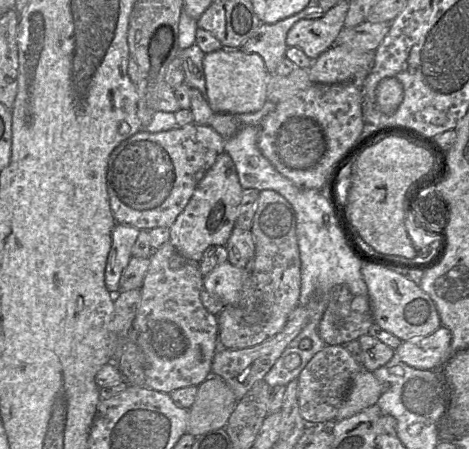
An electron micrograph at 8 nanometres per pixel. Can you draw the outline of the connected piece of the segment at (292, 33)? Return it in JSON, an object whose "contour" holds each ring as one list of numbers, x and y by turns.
{"contour":[[341,1,318,19,304,19,296,22,286,36,287,47,301,49,311,60,336,44,344,21,349,1]]}

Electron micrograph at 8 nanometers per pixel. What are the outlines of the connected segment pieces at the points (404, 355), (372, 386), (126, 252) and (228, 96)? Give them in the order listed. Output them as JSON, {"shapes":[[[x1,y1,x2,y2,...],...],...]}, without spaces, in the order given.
{"shapes":[[[441,325,421,339,402,341,395,349,395,354,401,361,414,368,436,371,445,360,451,340,450,330]],[[362,368,354,377,347,397,339,407,335,421,351,417,365,408,377,404,389,383,380,382,373,372]],[[116,223,112,229,112,243,105,267,105,286,113,295,119,293,122,273,132,257,132,247,140,230]],[[220,49,205,54,203,70,206,99,214,113,233,115,254,113,267,102,266,87,269,73,263,59,242,49]]]}

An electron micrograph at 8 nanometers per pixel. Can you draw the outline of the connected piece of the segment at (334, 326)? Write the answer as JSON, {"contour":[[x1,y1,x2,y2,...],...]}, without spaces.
{"contour":[[355,295,350,302,328,305,318,334,327,345,344,345,367,334,373,324,368,295]]}

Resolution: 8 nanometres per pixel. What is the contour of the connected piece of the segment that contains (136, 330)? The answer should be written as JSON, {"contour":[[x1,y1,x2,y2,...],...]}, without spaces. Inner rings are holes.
{"contour":[[170,241,153,250,149,260,140,288,140,303,131,327,133,338,145,360,145,386,164,393,189,386,198,387,212,375,212,361,218,350,217,316,209,313,200,299,204,283,200,263,181,255]]}

